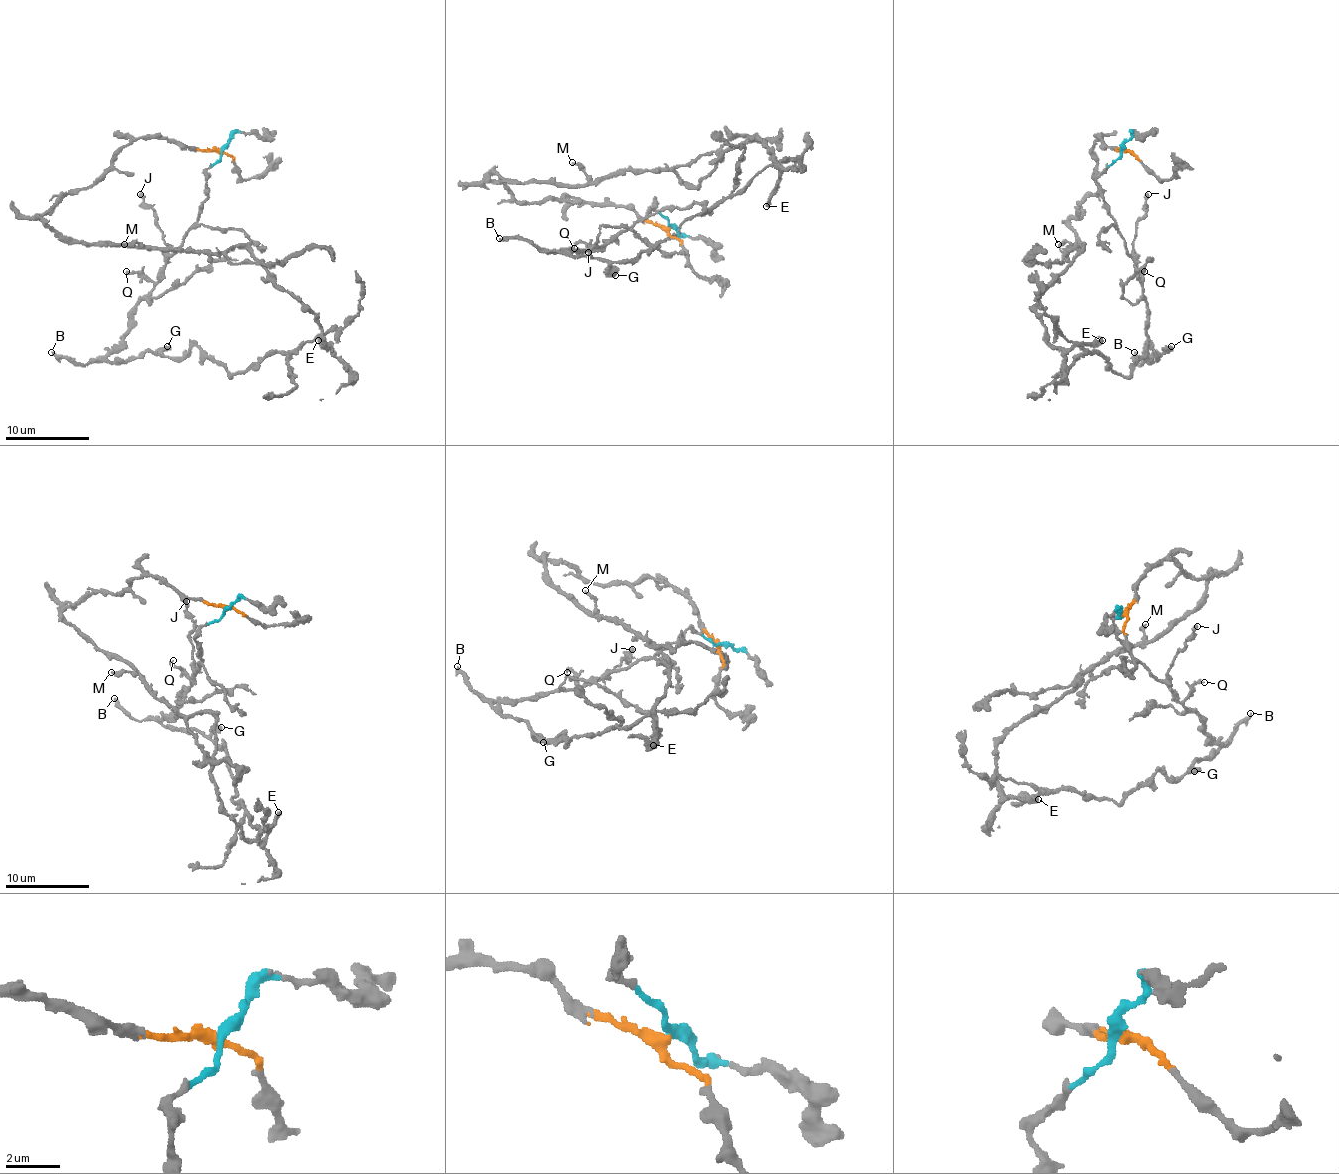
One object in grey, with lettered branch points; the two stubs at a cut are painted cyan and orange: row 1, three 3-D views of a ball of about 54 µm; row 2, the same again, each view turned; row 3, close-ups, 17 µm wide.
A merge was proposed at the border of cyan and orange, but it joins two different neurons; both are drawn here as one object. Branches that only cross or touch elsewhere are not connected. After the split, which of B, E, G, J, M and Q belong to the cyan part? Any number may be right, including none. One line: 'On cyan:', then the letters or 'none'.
On cyan: B, G, J, Q

